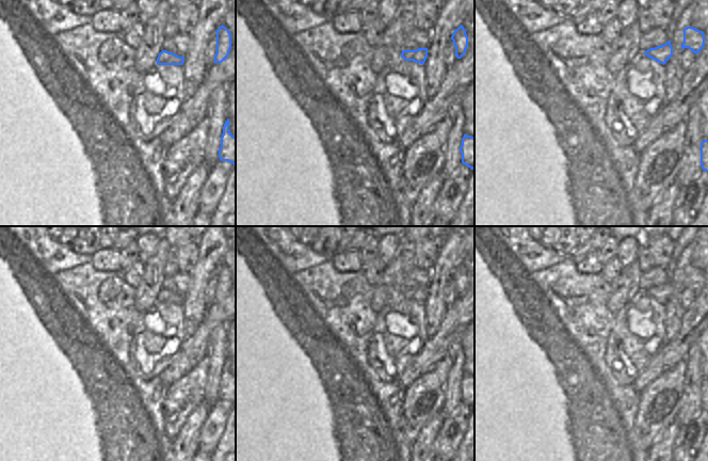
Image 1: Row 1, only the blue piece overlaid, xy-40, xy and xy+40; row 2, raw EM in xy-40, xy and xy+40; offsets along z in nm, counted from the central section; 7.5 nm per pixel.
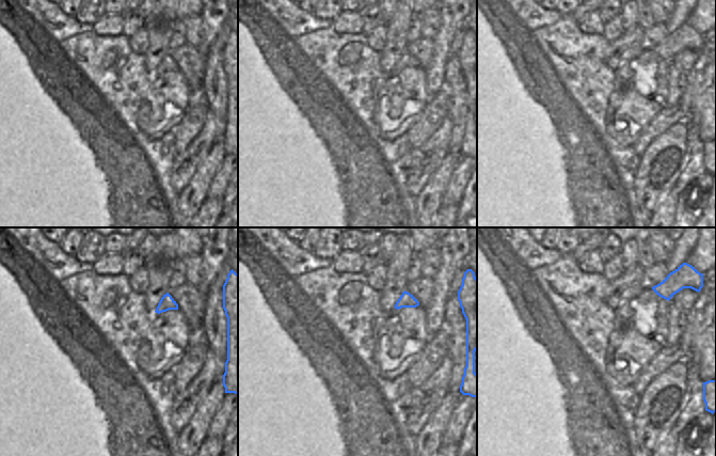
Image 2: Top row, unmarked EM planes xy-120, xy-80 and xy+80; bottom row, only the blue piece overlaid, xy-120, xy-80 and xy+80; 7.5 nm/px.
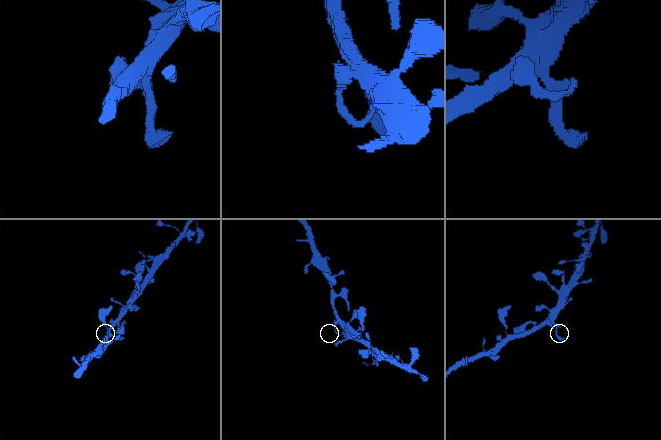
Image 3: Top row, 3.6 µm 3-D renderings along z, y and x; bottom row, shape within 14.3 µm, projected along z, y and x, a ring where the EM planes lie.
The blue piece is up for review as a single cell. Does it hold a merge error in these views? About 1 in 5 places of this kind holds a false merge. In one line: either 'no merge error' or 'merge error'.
no merge error

